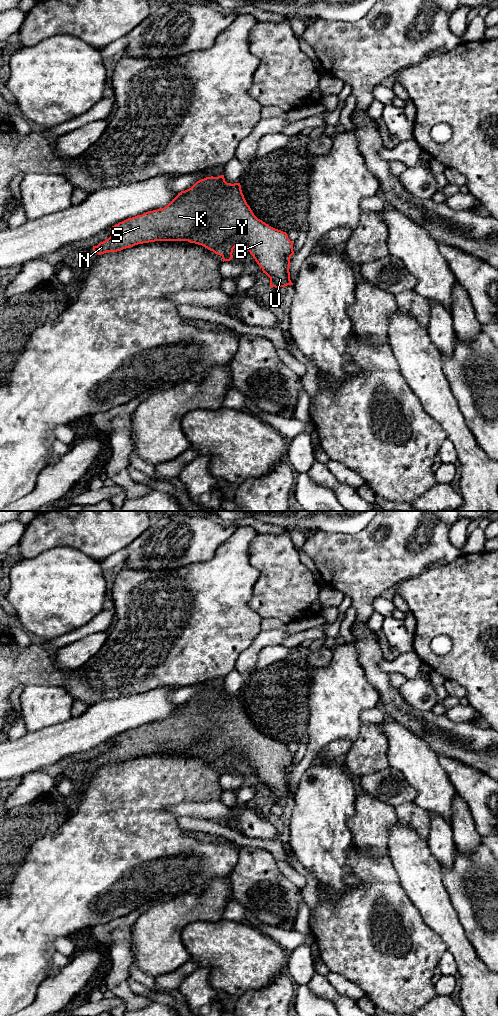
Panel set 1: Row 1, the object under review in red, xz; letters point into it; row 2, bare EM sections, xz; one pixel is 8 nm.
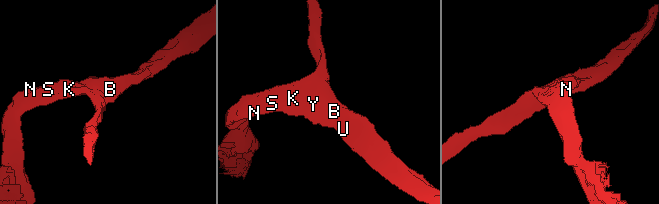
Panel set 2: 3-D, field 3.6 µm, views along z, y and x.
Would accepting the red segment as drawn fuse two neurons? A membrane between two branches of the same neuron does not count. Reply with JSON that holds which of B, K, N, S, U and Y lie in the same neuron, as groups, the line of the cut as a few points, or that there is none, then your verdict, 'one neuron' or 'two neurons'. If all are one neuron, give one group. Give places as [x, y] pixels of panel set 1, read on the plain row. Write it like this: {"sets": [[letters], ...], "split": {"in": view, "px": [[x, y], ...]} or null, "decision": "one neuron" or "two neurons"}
{"sets": [["B", "K", "N", "S", "U", "Y"]], "split": null, "decision": "one neuron"}

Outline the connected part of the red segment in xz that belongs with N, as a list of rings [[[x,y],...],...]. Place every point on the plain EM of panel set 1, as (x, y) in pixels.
[[[224,687],[218,689],[206,689],[197,693],[191,700],[181,703],[164,720],[148,723],[142,727],[128,730],[110,740],[111,748],[97,758],[93,758],[93,763],[98,767],[107,764],[117,764],[138,756],[155,753],[188,753],[202,757],[215,766],[220,767],[224,773],[233,770],[233,761],[241,757],[248,761],[257,776],[270,790],[270,799],[280,800],[293,797],[290,792],[290,770],[294,766],[293,754],[288,750],[286,744],[275,741],[262,732],[258,731],[247,716],[241,702],[240,695],[227,695]]]

